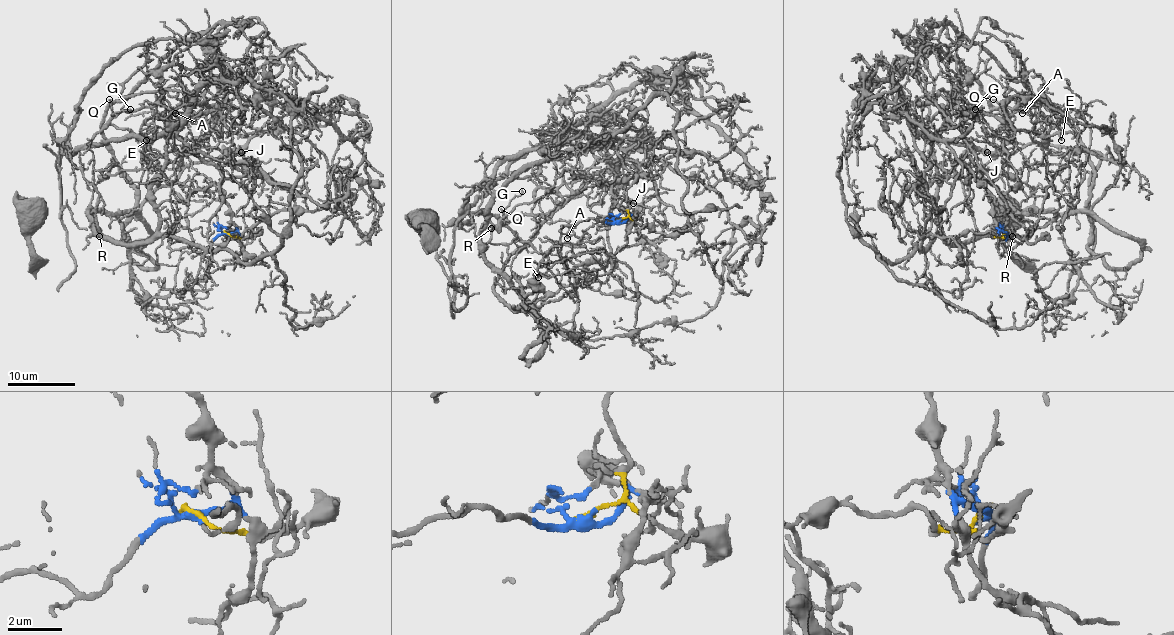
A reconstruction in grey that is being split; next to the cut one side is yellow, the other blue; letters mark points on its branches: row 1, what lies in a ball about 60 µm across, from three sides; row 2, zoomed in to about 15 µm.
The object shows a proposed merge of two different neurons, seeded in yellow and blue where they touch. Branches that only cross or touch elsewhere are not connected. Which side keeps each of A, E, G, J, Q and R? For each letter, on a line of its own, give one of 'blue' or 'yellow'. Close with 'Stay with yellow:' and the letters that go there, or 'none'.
A: blue
E: blue
G: blue
J: blue
Q: blue
R: yellow
Stay with yellow: R

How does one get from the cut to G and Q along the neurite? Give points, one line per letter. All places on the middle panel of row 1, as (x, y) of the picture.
G: (619, 220), (611, 187), (636, 167), (572, 130), (509, 157), (478, 207), (503, 224), (522, 190)
Q: (619, 220), (611, 187), (636, 168), (621, 150), (572, 130), (509, 157), (478, 207), (503, 224), (500, 209)

